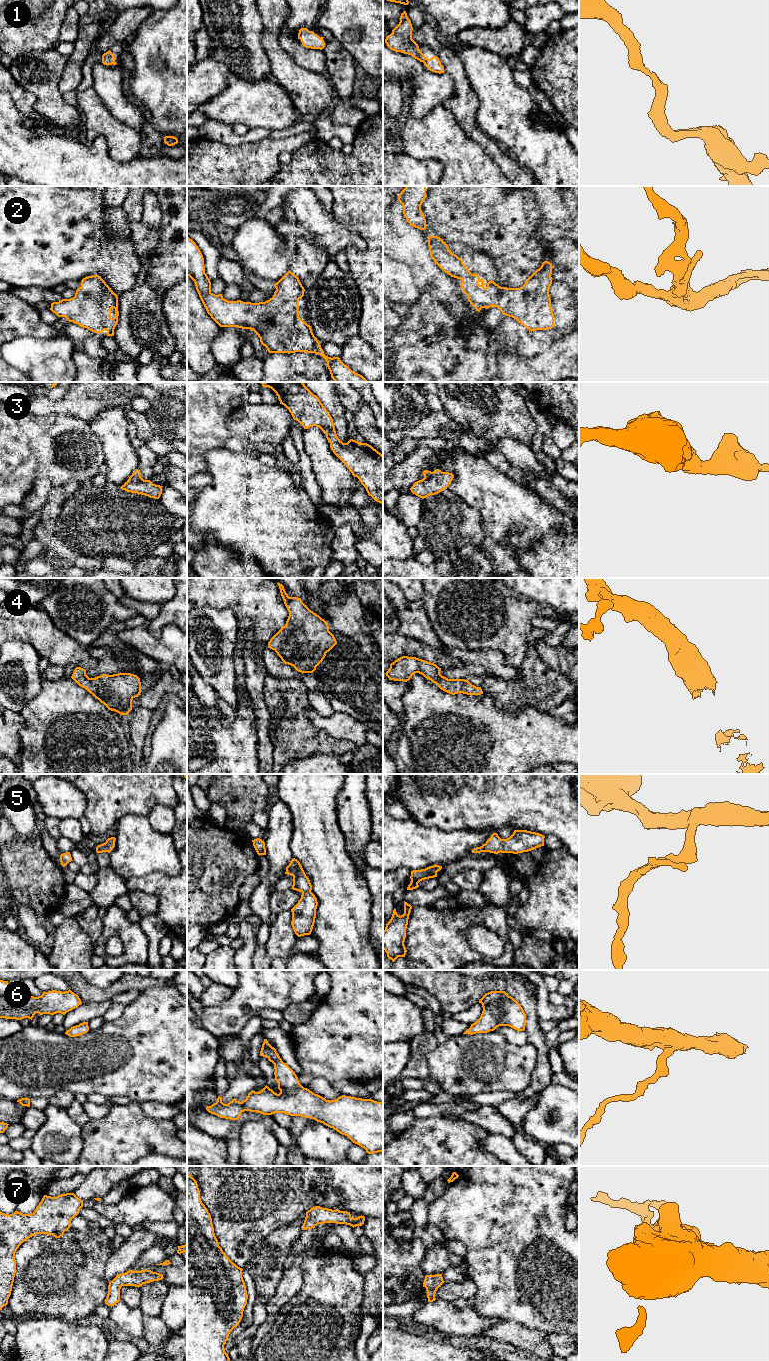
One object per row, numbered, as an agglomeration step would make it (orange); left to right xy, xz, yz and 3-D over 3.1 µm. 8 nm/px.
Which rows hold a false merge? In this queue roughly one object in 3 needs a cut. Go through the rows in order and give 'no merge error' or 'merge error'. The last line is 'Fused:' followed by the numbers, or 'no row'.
1: no merge error
2: no merge error
3: no merge error
4: no merge error
5: no merge error
6: no merge error
7: no merge error
Fused: no row

